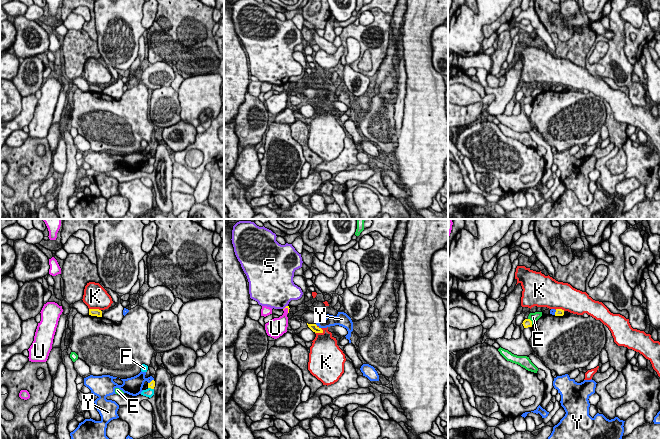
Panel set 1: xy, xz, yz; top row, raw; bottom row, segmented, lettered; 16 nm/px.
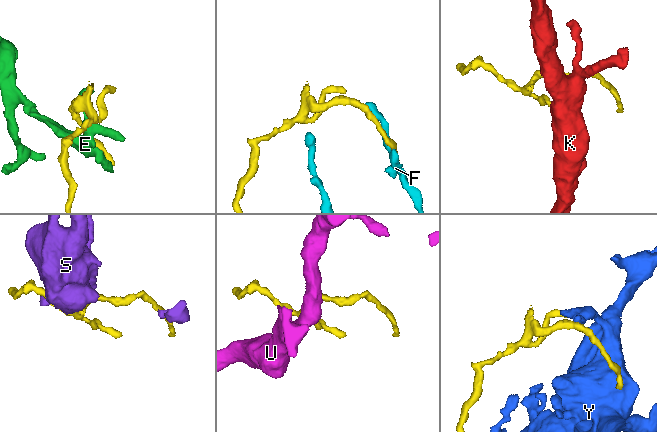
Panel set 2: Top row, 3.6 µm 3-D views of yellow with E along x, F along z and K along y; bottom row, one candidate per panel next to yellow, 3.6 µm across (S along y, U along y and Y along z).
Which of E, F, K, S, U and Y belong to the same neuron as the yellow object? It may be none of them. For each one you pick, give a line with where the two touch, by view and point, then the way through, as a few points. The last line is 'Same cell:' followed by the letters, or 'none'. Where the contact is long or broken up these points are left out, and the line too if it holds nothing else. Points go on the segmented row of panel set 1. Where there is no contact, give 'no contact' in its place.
Same cell: none

